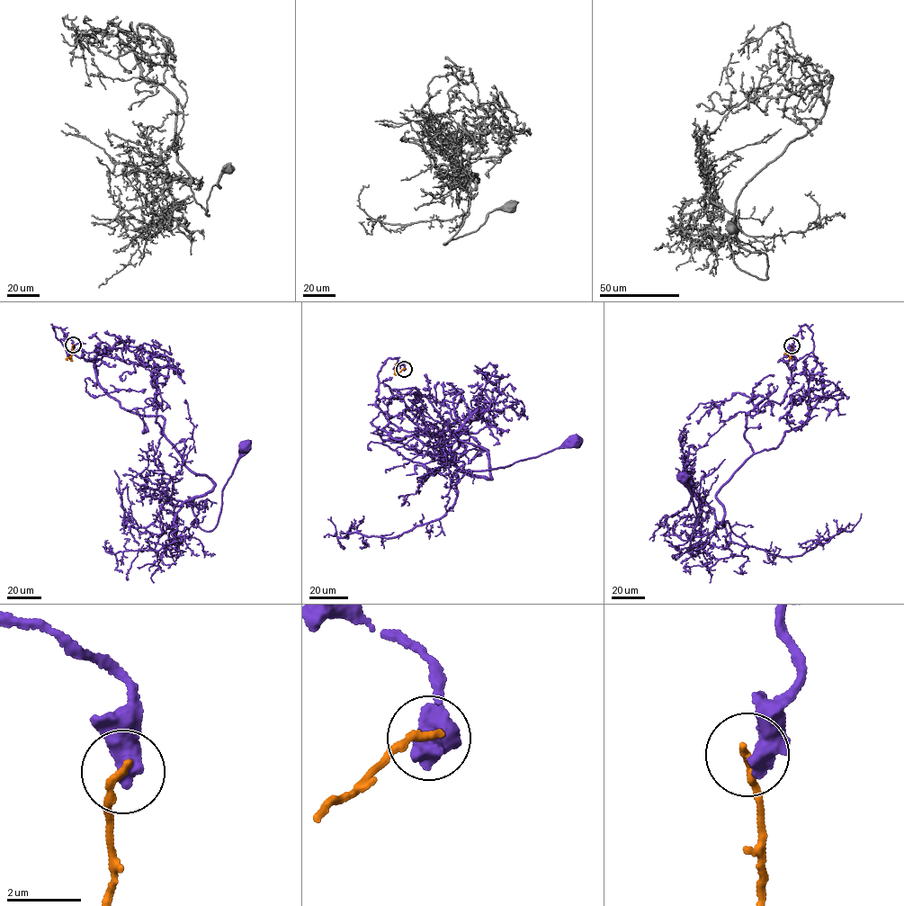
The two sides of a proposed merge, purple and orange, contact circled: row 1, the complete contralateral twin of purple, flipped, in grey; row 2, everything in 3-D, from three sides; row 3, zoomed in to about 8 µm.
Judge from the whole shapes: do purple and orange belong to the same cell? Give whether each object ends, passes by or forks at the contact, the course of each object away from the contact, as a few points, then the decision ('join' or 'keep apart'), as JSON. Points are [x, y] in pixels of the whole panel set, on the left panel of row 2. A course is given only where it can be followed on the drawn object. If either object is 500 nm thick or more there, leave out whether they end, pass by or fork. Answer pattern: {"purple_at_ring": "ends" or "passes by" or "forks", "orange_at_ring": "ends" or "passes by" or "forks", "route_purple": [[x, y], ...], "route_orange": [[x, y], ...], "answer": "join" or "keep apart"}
{"route_purple": [[73, 345], [53, 327], [120, 407], [164, 418], [186, 466], [210, 479], [188, 503], [205, 531], [246, 445]], "route_orange": [[73, 345], [72, 354], [67, 360]], "answer": "keep apart"}

